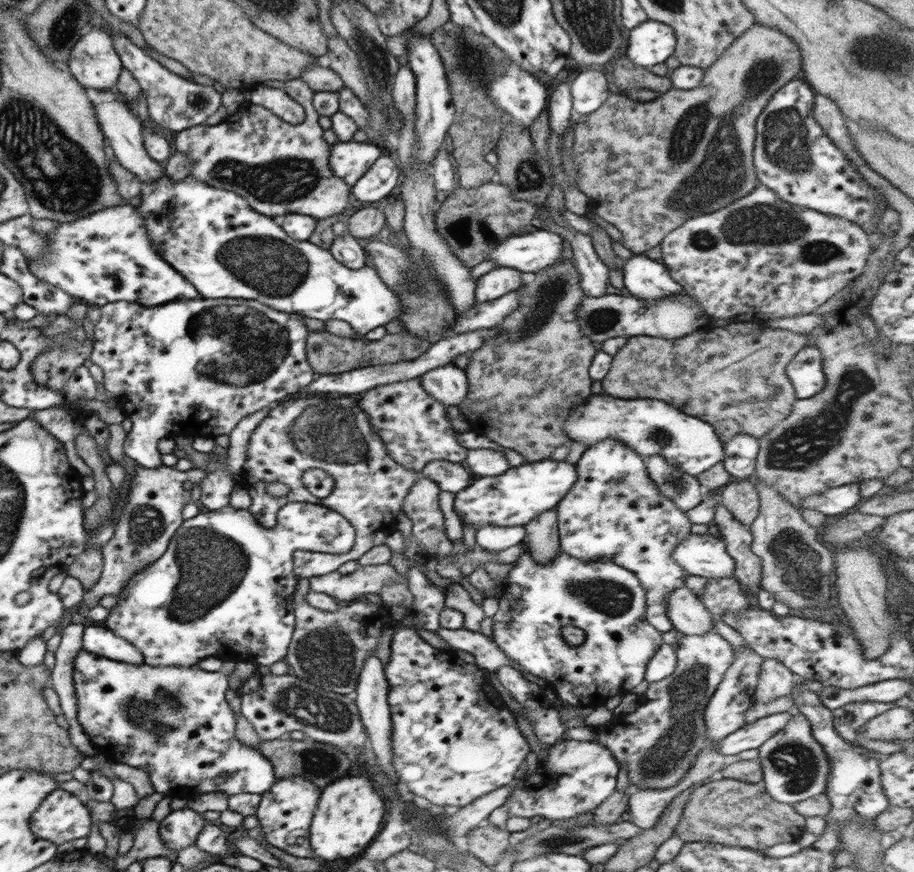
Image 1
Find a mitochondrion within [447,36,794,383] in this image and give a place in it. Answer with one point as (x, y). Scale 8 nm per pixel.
(711, 149)

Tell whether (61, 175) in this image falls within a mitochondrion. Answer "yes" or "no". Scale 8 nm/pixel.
yes

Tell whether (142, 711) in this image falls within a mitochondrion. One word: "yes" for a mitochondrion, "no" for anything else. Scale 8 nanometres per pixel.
yes

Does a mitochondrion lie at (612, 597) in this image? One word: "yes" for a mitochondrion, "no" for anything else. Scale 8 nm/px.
yes

